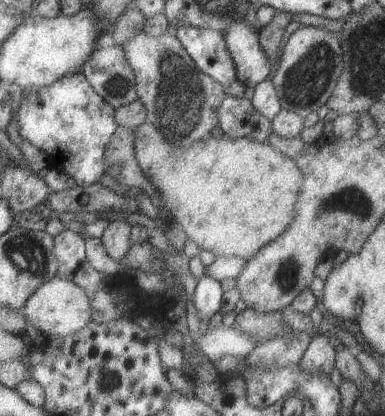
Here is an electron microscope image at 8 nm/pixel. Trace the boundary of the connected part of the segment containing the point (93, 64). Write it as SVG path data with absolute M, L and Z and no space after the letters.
M119 44L95 48L91 58L81 66L80 73L86 76L87 82L103 99L115 107L115 110L121 109L122 106L127 106L127 104L138 99L137 80L134 78L134 71L131 70L130 63L127 62L123 48Z

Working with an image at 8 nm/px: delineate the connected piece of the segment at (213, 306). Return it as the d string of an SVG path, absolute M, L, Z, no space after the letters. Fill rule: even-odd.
M207 276L197 279L191 300L195 308L194 313L199 321L207 321L219 311L222 294L223 290L218 280L207 278Z

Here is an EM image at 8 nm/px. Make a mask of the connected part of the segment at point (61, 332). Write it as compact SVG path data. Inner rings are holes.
M59 276L45 282L31 298L28 298L22 312L28 322L42 334L59 338L77 334L79 330L91 322L92 317L91 304L86 296L86 291L76 282Z

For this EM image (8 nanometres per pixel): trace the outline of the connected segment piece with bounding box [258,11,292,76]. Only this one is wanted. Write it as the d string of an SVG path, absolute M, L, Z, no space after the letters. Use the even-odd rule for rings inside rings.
M275 11L269 23L258 31L259 46L270 64L270 76L277 70L279 62L277 52L281 45L285 26L291 21L291 15L291 13Z

